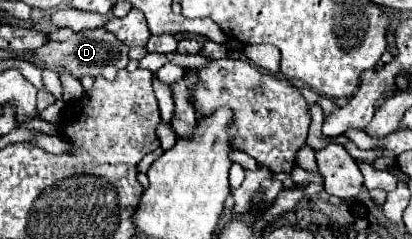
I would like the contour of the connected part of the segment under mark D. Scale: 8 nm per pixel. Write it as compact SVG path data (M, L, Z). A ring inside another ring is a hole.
M60 28L50 34L48 42L42 48L38 48L30 60L40 62L44 68L54 70L54 72L56 72L56 66L64 66L76 78L82 78L82 76L96 78L100 74L100 76L114 80L116 72L126 68L128 64L128 46L118 42L118 38L112 32L102 30L102 28L86 30L86 32L74 32L70 28Z

